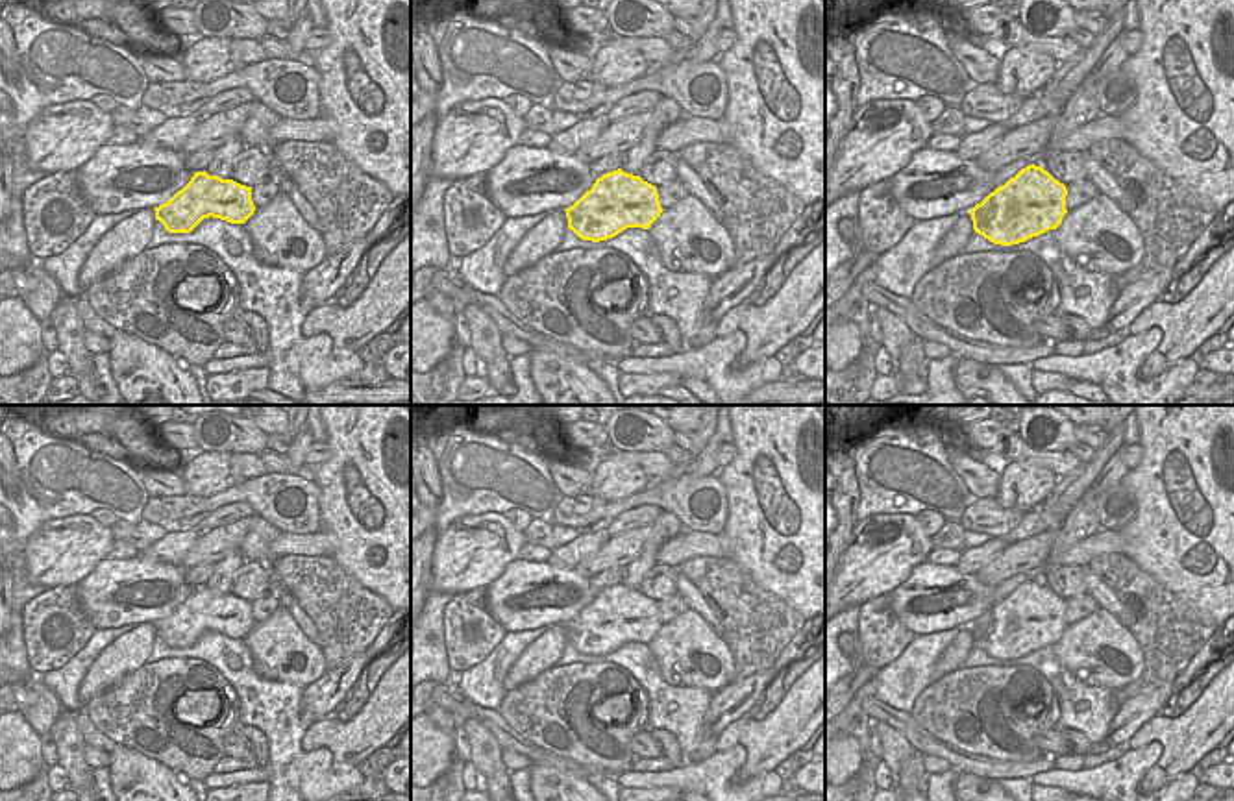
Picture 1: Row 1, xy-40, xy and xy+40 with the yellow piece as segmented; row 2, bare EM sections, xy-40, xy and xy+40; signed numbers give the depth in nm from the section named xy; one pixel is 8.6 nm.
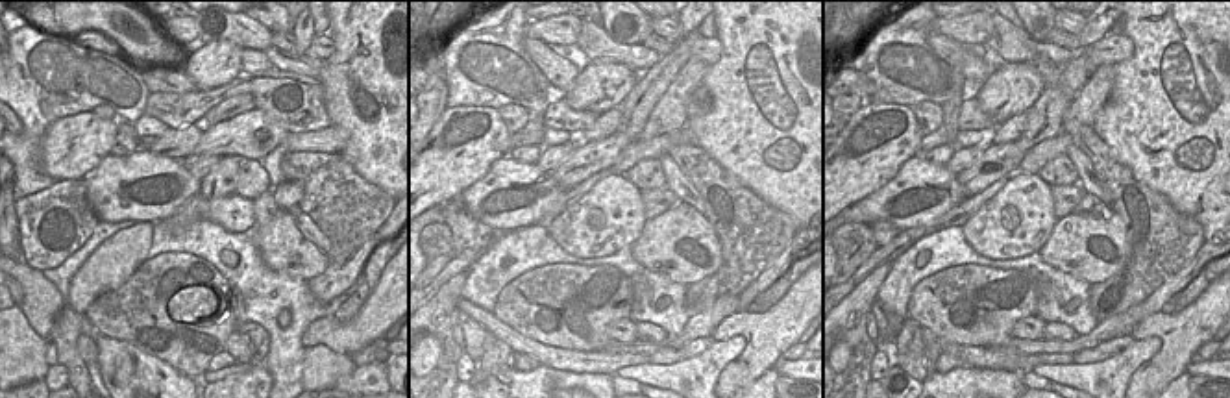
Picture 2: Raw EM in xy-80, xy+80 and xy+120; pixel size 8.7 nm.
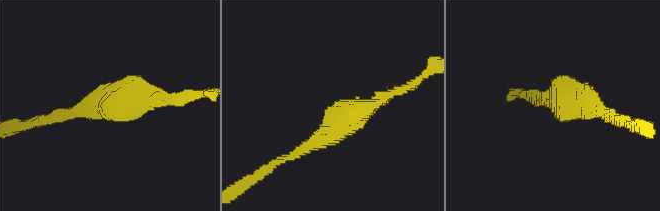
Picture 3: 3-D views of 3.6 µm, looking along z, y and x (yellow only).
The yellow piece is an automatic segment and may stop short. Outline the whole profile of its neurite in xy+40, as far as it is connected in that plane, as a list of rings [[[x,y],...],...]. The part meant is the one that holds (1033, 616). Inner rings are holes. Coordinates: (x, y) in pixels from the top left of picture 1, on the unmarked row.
[[[1029,579],[969,625],[973,644],[993,659],[1025,657],[1062,638],[1066,610],[1064,598]]]

